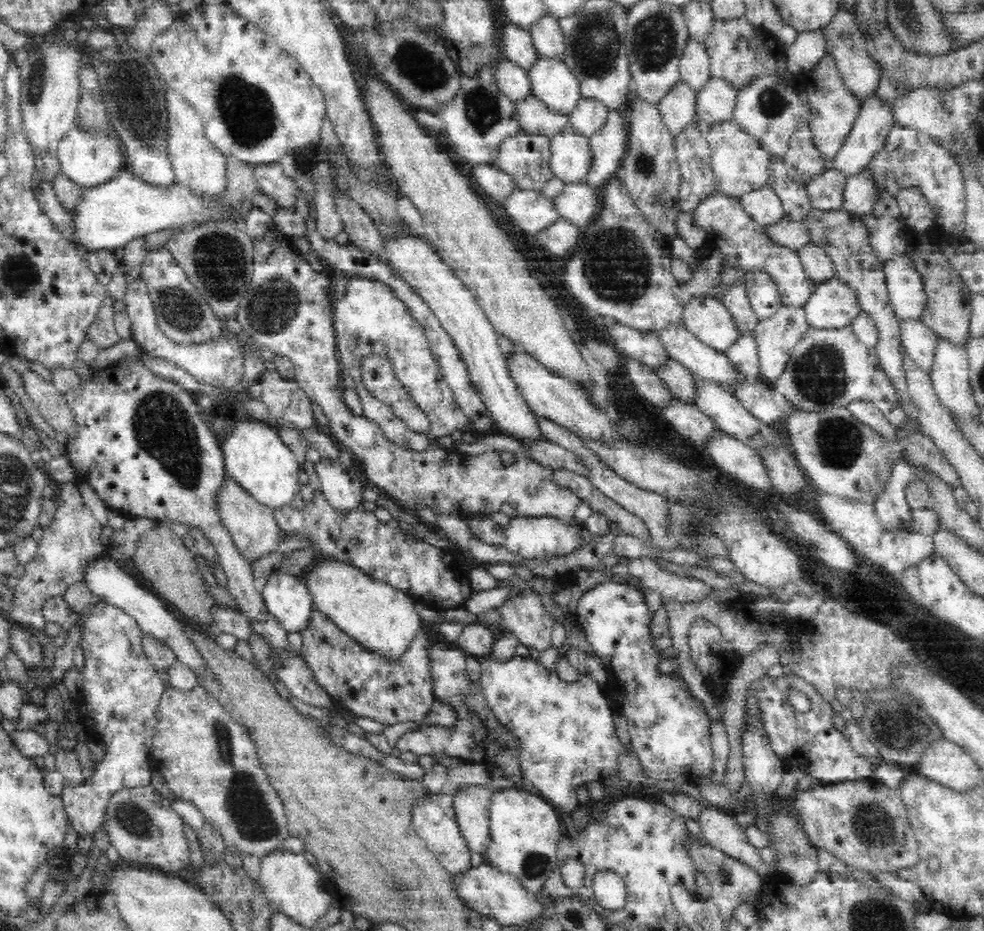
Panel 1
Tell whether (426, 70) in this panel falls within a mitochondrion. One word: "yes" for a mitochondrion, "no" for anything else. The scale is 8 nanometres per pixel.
yes

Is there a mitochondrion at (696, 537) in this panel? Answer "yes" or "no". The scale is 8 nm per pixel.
yes

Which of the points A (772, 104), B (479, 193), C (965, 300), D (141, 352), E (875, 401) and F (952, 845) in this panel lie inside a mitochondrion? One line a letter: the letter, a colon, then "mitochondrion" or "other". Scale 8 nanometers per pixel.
A: mitochondrion
B: other
C: other
D: other
E: other
F: other

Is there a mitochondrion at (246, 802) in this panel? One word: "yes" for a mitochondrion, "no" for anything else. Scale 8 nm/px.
yes

